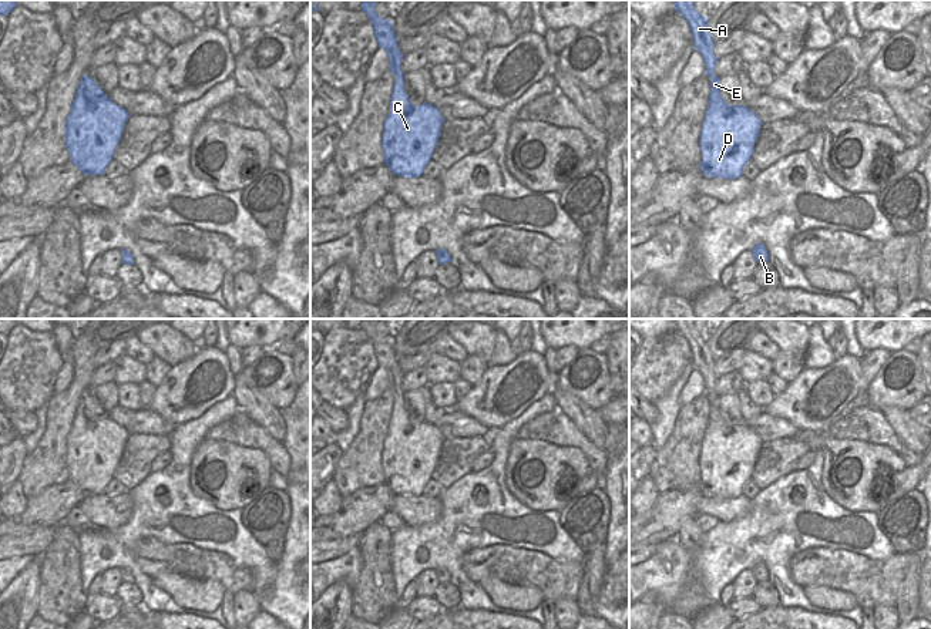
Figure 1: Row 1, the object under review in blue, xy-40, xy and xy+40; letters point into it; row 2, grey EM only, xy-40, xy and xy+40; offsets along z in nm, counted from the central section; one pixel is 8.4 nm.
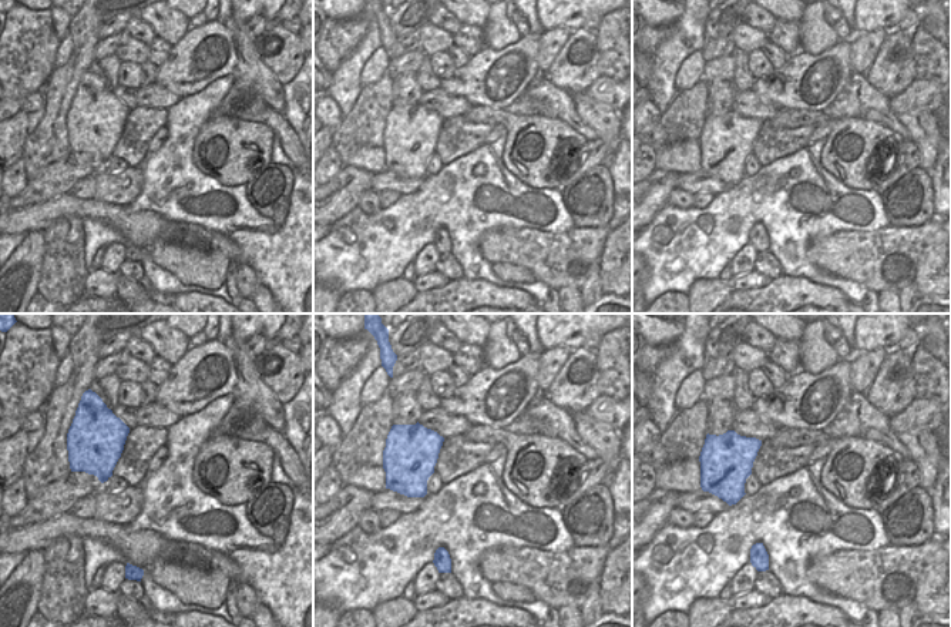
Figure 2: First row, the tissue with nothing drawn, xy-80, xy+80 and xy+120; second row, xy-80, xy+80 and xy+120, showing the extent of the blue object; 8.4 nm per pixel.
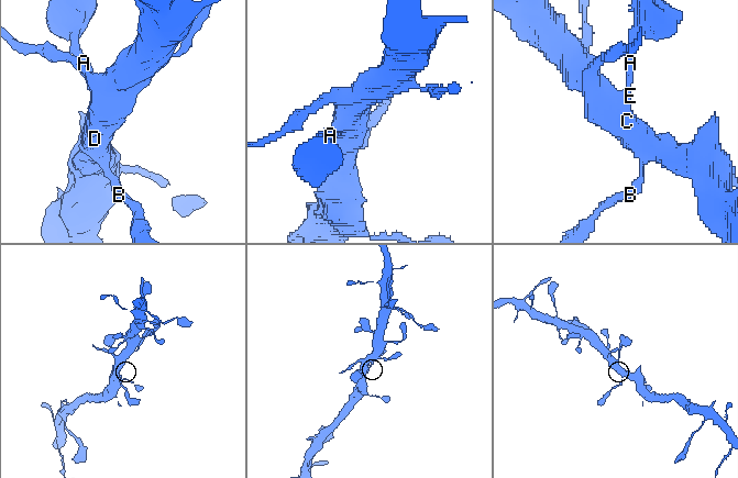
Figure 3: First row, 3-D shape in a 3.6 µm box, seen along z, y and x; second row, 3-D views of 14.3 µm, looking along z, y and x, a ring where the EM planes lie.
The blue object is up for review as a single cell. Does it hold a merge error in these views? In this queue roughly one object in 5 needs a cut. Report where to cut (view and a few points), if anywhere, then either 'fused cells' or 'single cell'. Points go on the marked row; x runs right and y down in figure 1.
no cut; single cell

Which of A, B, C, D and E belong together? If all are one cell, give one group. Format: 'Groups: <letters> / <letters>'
Groups: A B C D E.

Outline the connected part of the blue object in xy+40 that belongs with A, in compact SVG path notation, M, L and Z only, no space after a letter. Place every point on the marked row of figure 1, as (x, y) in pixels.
M675 0L675 10L688 21L693 47L703 58L705 74L710 77L709 105L699 135L699 166L703 175L737 179L750 161L763 122L746 105L729 105L722 98L720 77L713 75L719 61L715 56L715 41L708 28L708 18L698 13L693 0Z

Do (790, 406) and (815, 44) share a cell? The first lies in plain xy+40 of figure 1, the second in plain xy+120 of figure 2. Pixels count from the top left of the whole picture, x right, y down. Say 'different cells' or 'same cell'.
different cells

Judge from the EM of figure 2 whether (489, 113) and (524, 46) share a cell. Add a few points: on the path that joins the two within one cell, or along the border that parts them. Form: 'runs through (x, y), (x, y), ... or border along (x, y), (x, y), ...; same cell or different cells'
border along (471, 106), (491, 106), (506, 110); different cells

